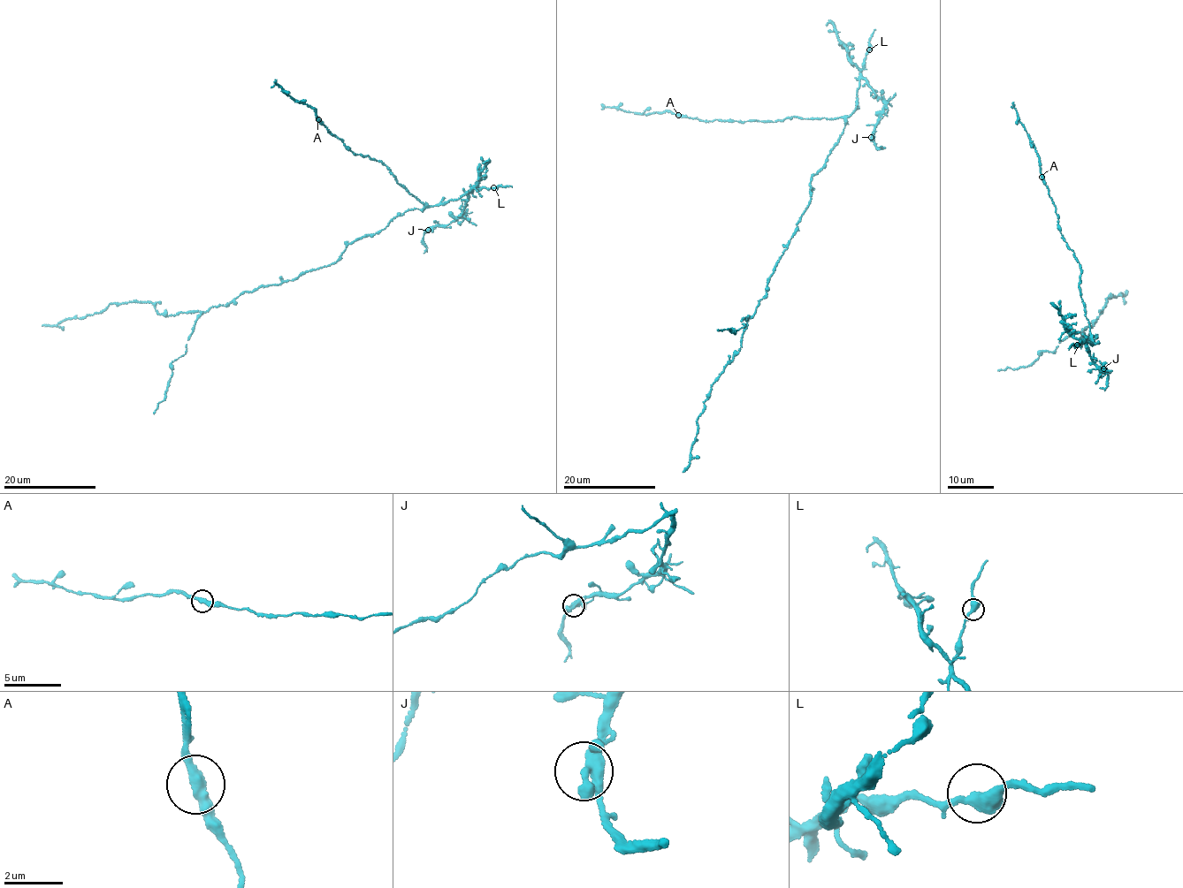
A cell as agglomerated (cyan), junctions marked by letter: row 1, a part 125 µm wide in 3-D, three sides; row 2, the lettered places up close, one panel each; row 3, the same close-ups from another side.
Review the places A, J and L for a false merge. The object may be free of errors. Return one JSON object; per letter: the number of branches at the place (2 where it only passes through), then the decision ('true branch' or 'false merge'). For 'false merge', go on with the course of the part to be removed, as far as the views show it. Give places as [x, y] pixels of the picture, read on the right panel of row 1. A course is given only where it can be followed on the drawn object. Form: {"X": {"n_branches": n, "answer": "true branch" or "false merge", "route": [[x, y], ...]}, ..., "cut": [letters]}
{"A": {"n_branches": 2, "answer": "true branch"}, "J": {"n_branches": 2, "answer": "true branch"}, "L": {"n_branches": 2, "answer": "true branch"}, "cut": []}

